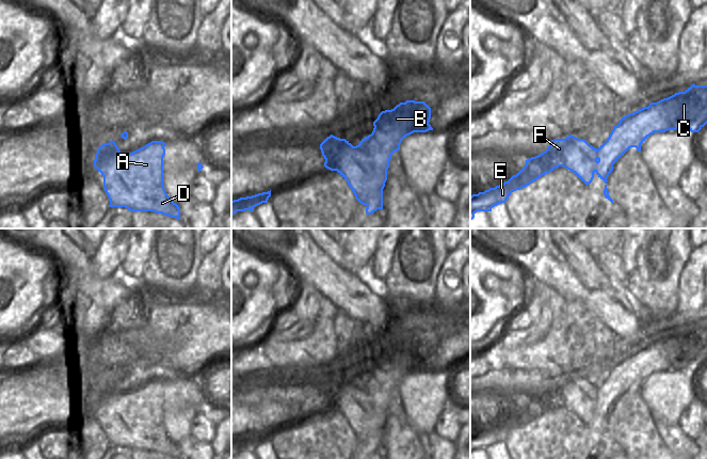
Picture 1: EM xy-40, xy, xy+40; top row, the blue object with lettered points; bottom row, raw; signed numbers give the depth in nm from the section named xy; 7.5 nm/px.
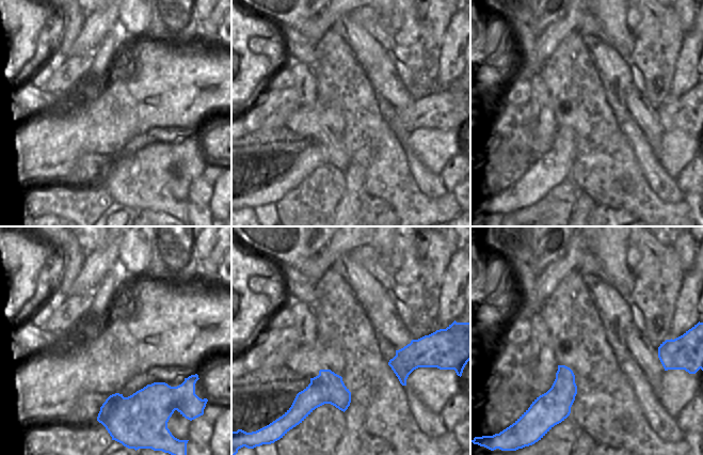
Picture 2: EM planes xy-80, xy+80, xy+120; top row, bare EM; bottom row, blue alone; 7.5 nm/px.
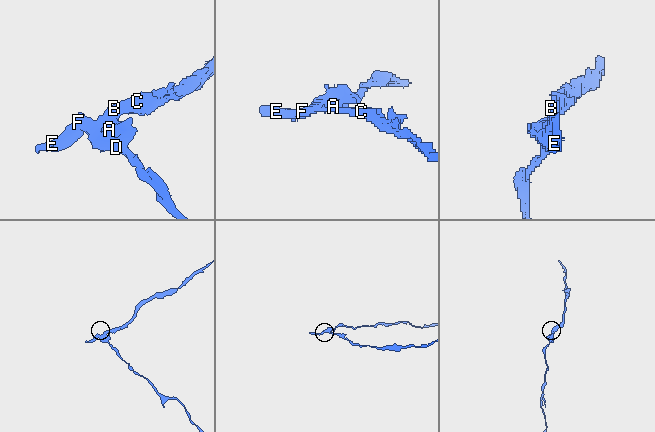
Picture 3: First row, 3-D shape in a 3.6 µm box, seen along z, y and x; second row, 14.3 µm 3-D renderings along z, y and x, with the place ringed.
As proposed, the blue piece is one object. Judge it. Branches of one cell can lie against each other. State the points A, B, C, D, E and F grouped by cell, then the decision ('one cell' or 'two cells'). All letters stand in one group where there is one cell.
A D E F / B C; two cells

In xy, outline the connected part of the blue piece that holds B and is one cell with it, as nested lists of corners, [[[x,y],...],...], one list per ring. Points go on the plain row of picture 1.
[[[406,339],[391,349],[382,350],[373,361],[371,378],[380,384],[397,384],[400,390],[402,379],[414,371],[433,369],[429,363],[431,347],[424,341]]]

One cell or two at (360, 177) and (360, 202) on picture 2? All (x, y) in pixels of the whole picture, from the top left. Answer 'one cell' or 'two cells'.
one cell

